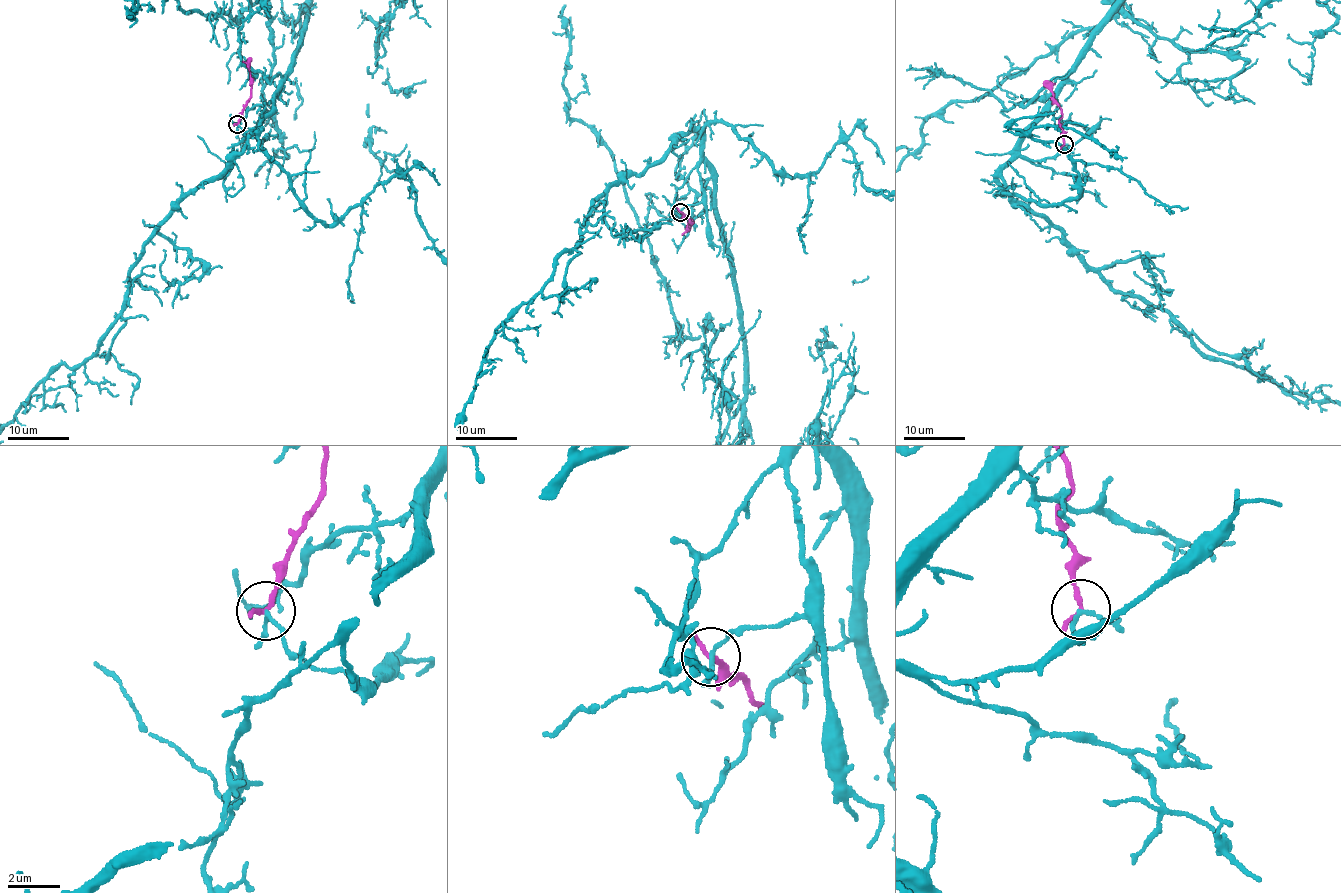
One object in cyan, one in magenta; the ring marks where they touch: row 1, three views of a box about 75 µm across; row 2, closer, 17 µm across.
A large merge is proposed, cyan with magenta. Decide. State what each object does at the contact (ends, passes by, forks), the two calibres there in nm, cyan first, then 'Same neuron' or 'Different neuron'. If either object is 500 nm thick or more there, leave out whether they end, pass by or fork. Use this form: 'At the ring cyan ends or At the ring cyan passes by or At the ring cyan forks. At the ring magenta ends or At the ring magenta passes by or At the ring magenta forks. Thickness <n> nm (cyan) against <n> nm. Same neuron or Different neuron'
At the ring cyan passes by. At the ring magenta ends. Thickness 120 nm (cyan) against 220 nm. Different neuron

